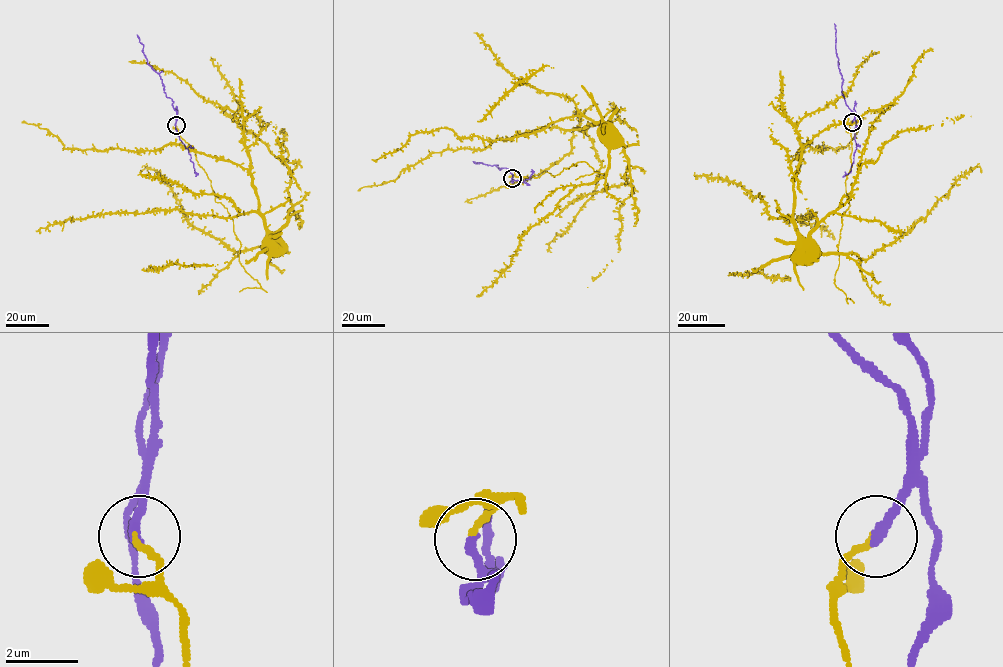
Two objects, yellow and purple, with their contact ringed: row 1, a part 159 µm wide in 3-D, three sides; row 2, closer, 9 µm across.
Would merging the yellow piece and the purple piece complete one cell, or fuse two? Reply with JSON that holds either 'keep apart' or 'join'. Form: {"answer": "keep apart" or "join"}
{"answer": "keep apart"}

